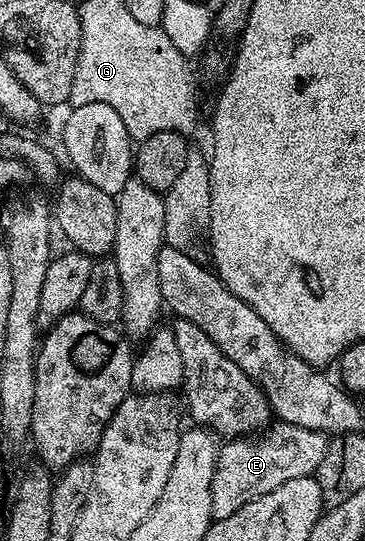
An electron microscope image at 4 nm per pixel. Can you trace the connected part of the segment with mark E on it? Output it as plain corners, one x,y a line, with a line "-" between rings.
284,423
275,424
258,435
220,444
211,487
211,515
214,520
229,519
229,515
245,507
245,503
261,495
269,495
269,491
277,491
277,487
281,487
281,483
289,483
289,479
318,474
329,444
328,434

